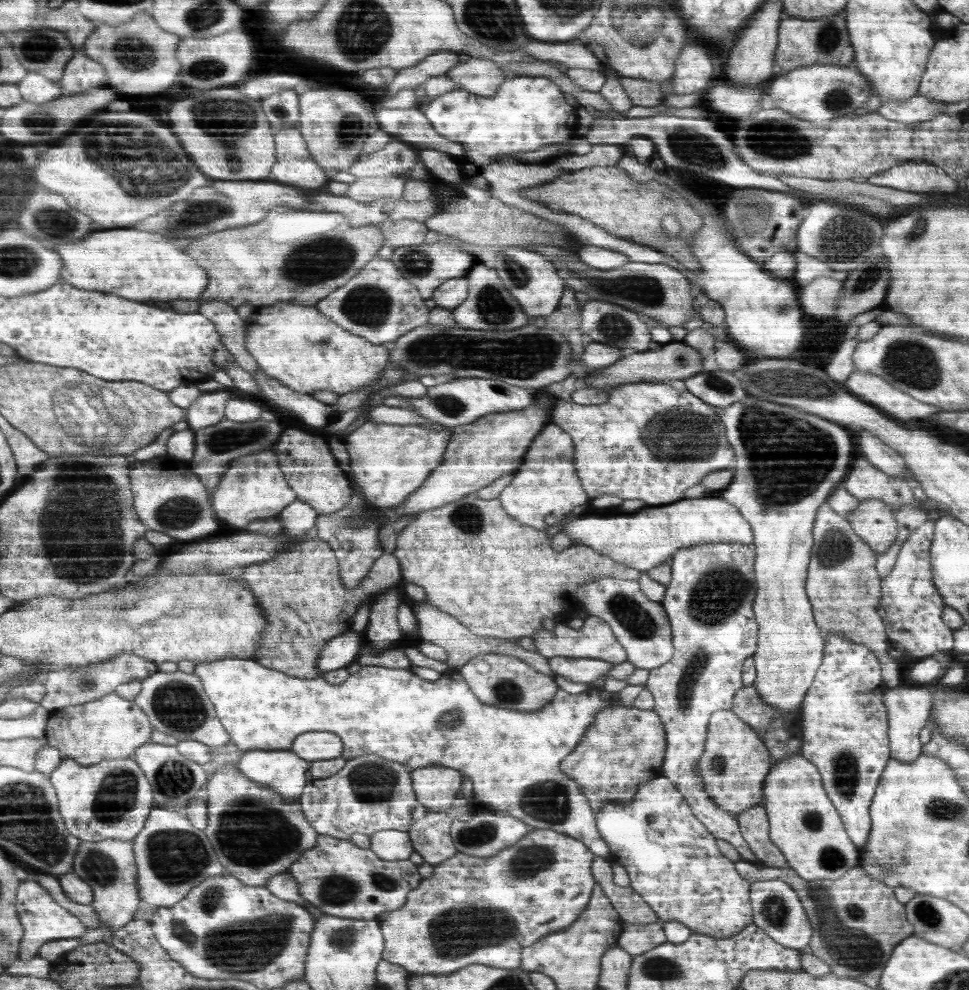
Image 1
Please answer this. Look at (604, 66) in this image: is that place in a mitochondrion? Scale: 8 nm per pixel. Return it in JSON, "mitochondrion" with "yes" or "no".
{"mitochondrion":"no"}

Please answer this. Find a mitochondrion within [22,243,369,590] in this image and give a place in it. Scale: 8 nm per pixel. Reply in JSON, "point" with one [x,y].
{"point":[81,532]}

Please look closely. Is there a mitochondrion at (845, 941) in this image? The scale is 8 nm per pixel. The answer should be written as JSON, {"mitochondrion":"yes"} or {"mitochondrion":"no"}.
{"mitochondrion":"yes"}

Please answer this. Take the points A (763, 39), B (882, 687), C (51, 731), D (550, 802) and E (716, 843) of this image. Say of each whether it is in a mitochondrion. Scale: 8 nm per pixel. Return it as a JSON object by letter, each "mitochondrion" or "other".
{"A":"other","B":"other","C":"other","D":"mitochondrion","E":"other"}

